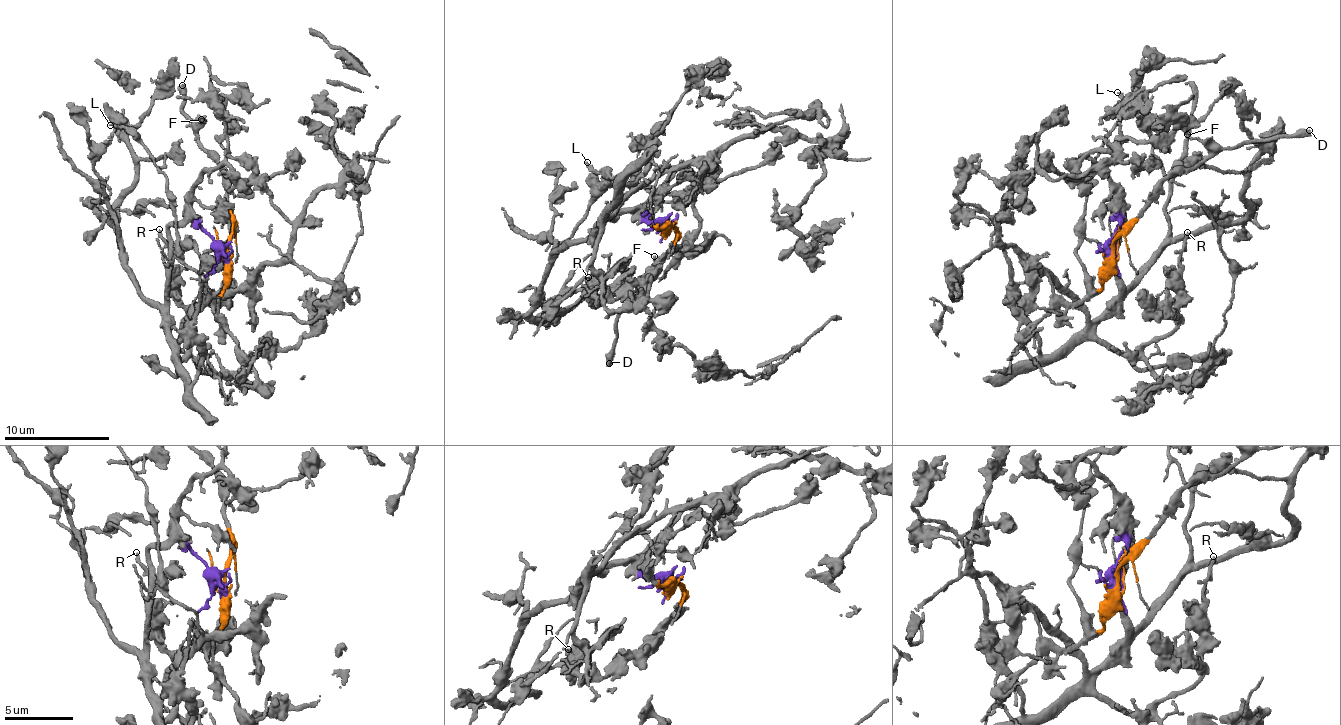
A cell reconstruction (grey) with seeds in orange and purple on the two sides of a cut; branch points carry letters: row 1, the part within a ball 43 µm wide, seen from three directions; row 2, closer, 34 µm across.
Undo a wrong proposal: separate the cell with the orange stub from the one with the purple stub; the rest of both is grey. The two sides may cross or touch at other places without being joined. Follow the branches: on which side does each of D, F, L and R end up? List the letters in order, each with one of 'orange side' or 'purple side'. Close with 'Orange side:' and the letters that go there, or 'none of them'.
D: orange side
F: orange side
L: orange side
R: purple side
Orange side: D, F, L

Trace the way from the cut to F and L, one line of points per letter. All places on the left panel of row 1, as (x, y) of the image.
F: (225, 253), (231, 222), (228, 184), (208, 154), (199, 134), (198, 125), (201, 120)
L: (225, 253), (225, 289), (216, 298), (207, 277), (182, 260), (168, 184), (144, 149), (110, 125)

